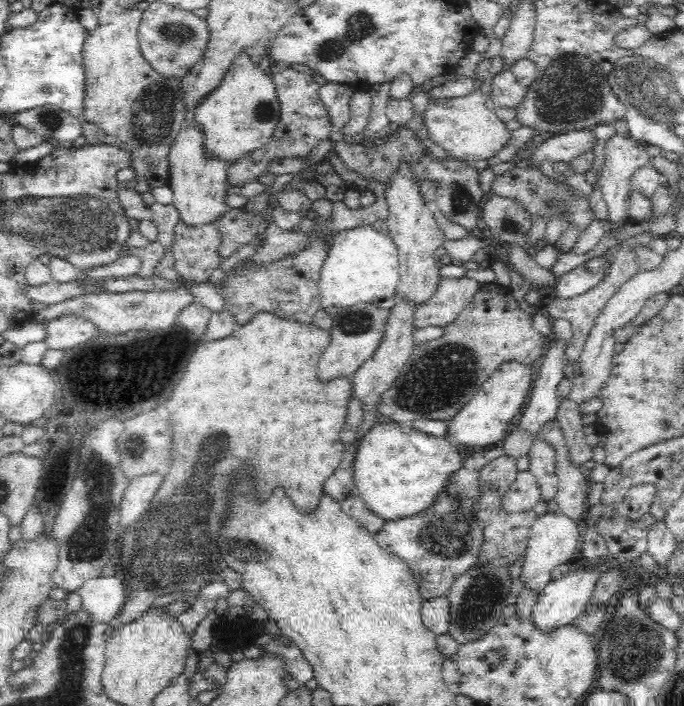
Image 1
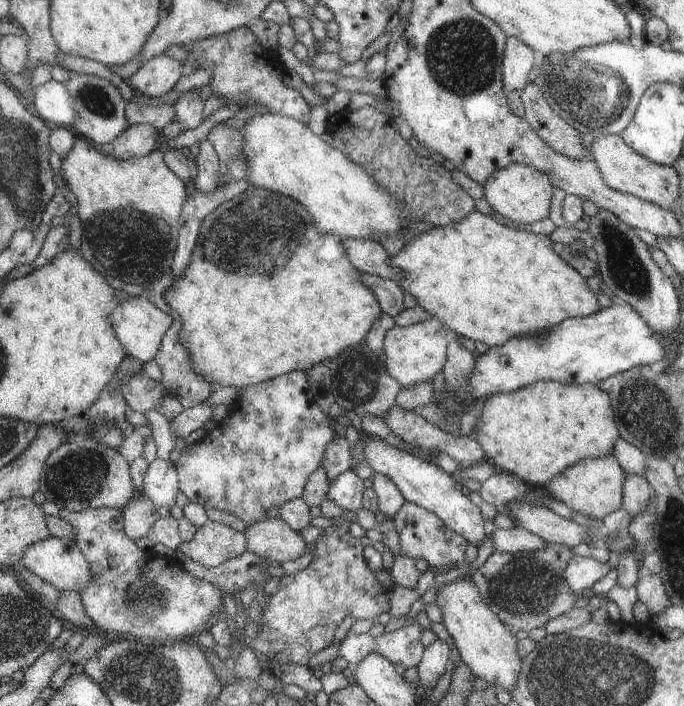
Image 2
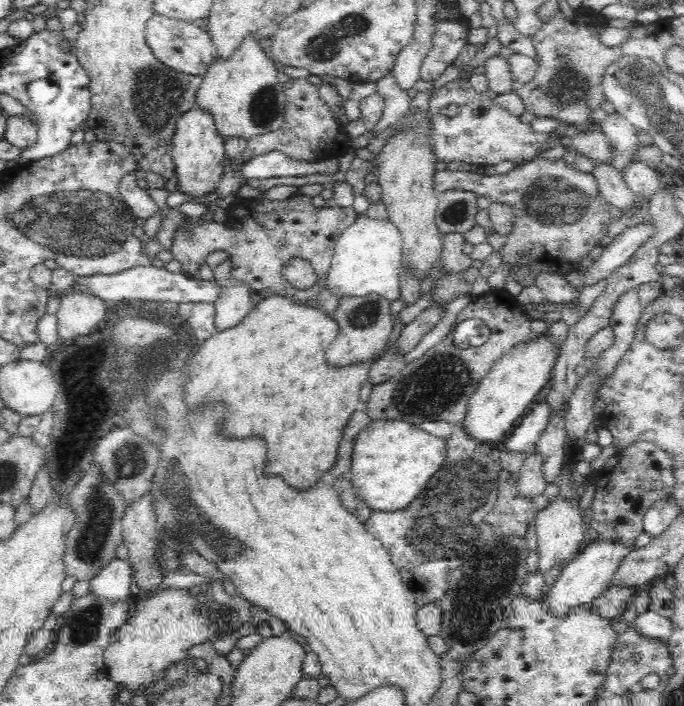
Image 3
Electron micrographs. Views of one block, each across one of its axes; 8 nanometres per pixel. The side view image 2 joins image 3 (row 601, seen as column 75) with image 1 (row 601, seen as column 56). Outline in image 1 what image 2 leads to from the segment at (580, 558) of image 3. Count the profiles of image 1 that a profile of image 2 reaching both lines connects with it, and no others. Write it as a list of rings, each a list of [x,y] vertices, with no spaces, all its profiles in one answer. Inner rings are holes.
[[[572,564],[571,568],[562,578],[553,581],[550,580],[538,592],[538,600],[534,605],[531,615],[534,625],[544,633],[548,633],[572,623],[578,616],[585,612],[596,583],[601,576],[602,571],[600,571],[600,567],[598,566],[594,566],[594,570],[592,570],[589,566]]]

